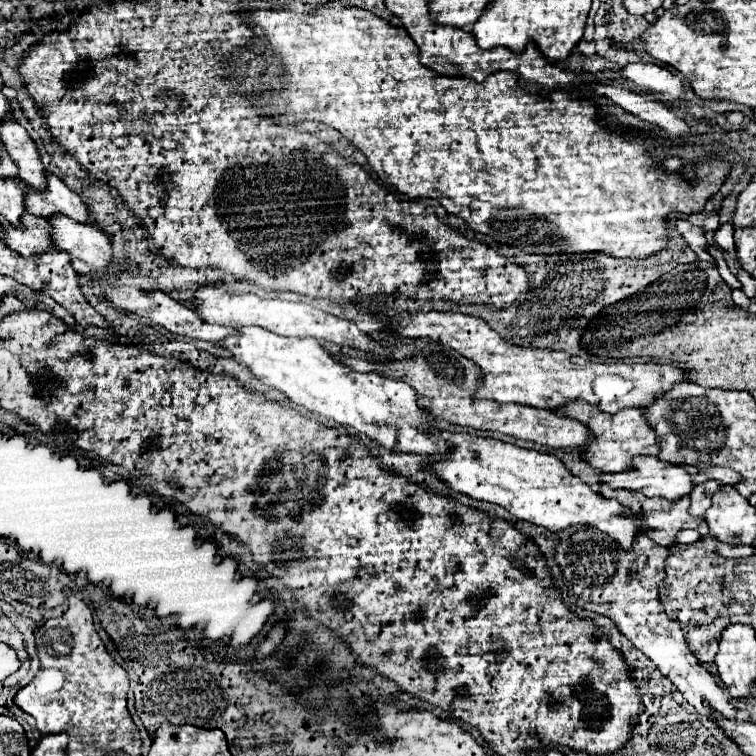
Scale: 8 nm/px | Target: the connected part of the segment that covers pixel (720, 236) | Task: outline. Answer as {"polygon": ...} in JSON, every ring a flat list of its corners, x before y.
{"polygon":[[726,223,722,225,714,235,716,245,724,251,732,251,735,247,734,226]]}

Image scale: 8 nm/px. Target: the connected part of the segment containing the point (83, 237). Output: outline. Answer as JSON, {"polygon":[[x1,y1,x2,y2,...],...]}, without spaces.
{"polygon":[[52,216,50,222,54,224,54,244,70,254,78,274,90,278,92,272,112,262,112,240,102,228,86,226,66,216]]}

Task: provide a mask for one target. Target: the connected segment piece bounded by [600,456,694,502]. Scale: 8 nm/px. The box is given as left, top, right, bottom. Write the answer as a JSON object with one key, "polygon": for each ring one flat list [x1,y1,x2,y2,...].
{"polygon":[[656,456,634,458,634,470,620,472,620,474,602,474,600,478,602,478,602,482,608,482,612,488,628,488,628,490,642,492,644,496,662,496,662,498,666,498,670,502,688,496,692,492,692,488,694,488,686,466,670,464,670,462,664,462,664,460,656,458]]}

